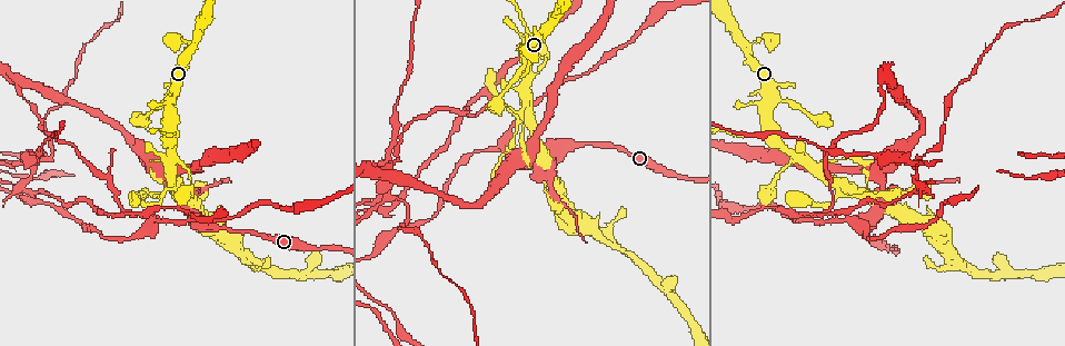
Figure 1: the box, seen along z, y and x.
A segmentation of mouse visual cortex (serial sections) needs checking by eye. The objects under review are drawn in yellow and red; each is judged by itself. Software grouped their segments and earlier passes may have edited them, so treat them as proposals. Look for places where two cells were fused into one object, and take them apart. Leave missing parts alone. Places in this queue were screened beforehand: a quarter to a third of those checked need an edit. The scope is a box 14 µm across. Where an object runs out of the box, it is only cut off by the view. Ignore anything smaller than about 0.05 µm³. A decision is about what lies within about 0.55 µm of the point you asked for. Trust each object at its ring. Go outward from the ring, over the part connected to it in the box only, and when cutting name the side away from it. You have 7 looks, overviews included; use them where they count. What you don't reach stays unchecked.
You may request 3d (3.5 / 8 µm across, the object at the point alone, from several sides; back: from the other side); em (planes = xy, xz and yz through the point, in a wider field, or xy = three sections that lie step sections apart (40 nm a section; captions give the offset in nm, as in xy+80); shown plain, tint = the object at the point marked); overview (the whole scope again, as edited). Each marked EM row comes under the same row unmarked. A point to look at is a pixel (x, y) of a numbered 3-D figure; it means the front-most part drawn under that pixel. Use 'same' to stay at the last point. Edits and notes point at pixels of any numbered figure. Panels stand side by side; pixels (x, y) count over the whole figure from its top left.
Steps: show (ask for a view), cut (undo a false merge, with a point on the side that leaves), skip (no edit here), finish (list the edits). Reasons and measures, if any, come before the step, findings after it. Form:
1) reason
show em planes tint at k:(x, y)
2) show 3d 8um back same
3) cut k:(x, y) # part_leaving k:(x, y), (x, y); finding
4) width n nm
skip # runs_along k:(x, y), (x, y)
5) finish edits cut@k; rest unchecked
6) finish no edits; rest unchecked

branch point
show 3d 3.5um back at 1:(532, 168)

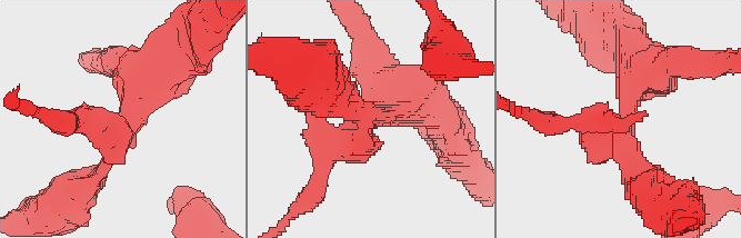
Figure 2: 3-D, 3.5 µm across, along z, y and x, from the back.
show em planes tint at 2:(119, 139)

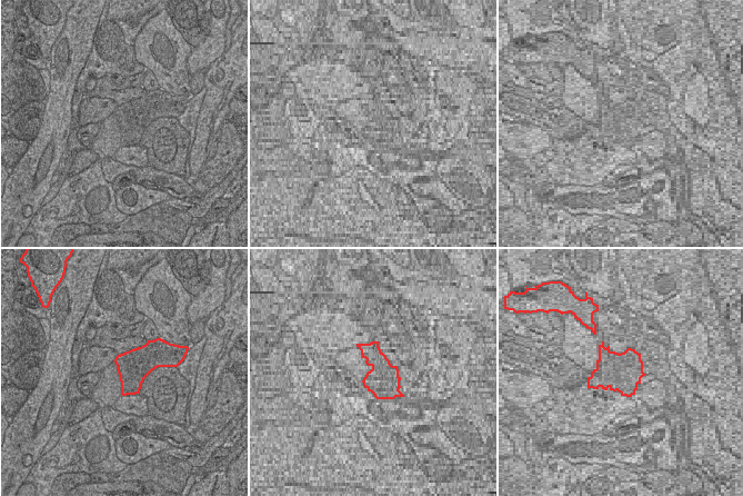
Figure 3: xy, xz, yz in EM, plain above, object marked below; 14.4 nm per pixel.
cut 2:(90, 134) # a second cell is stuck on

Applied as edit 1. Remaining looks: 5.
sudden change in width
show 3d 8um at 1:(768, 128)

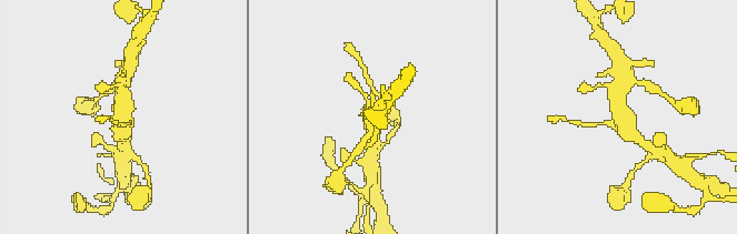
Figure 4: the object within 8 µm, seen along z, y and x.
show 3d 3.5um at 4:(620, 119)

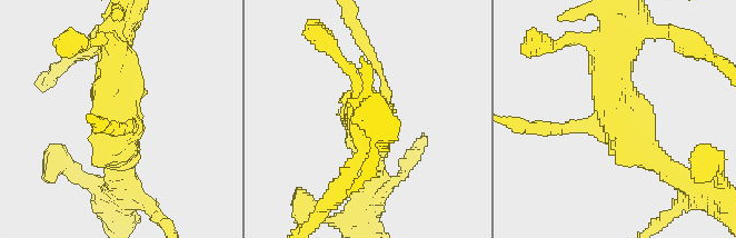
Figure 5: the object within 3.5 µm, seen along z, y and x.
now the EM
show em xy step 5 tint at 5:(118, 116)

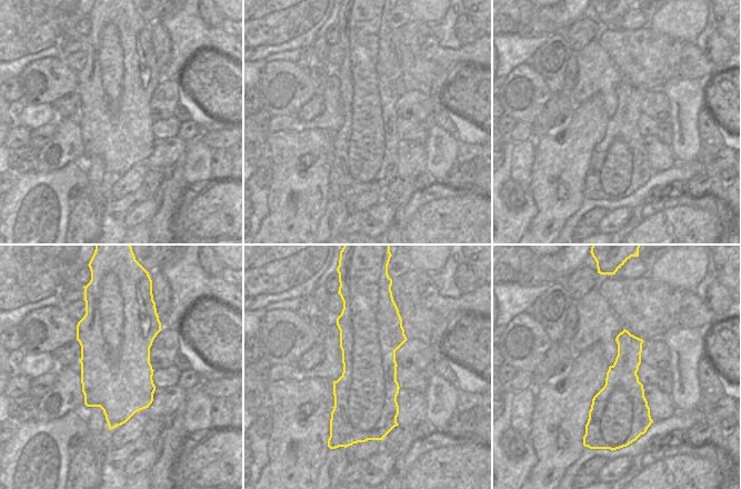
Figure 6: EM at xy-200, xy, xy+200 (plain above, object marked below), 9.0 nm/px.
skip # runs_along 5:(624, 40), (620, 125), (666, 166); one cell here

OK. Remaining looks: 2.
show 3d 3.5um at 1:(814, 169)

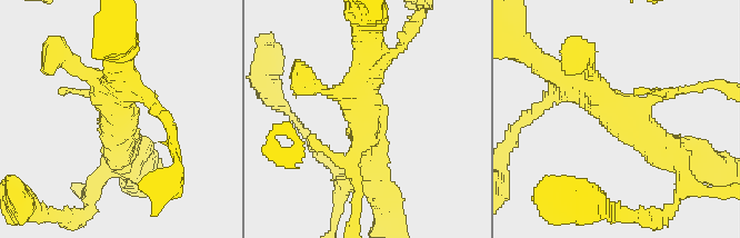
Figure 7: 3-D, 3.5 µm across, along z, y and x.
arms 3; arm_widths 150, 300, 450 nm
show em xy step 5 tint at 7:(363, 116)

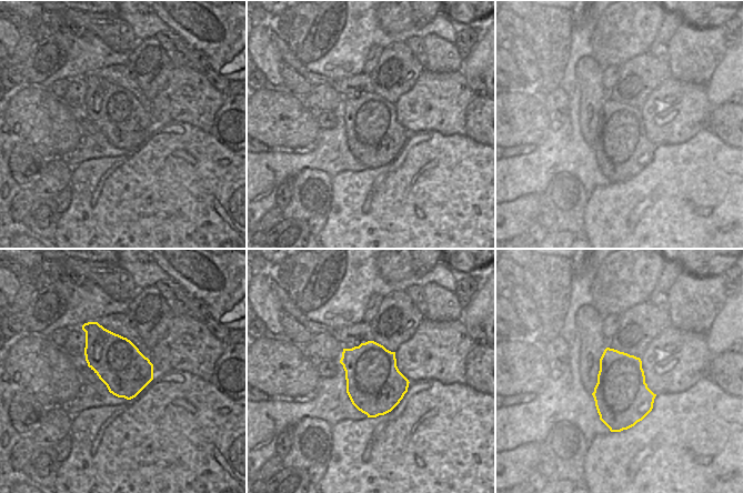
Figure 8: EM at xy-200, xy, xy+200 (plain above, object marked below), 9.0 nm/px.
skip # runs_along 7:(569, 79), (660, 147), (688, 157); one cell here

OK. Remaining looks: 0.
finish edits cut@2; rest unchecked

